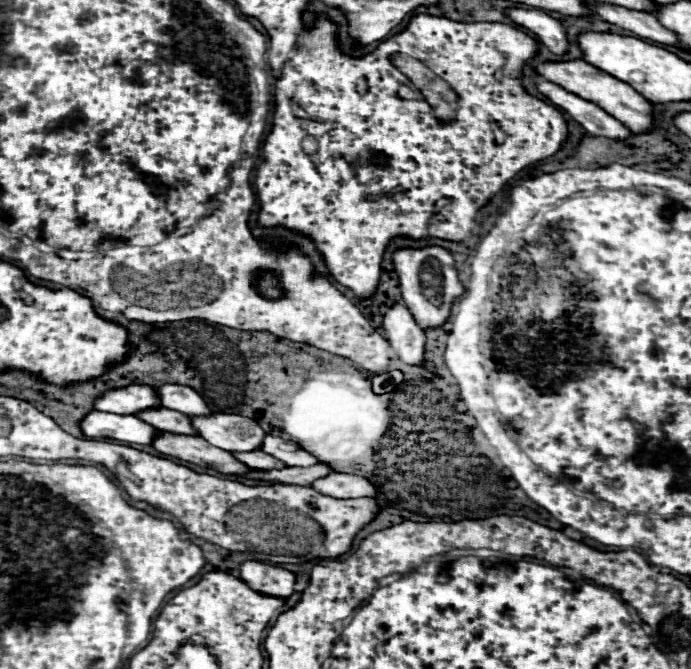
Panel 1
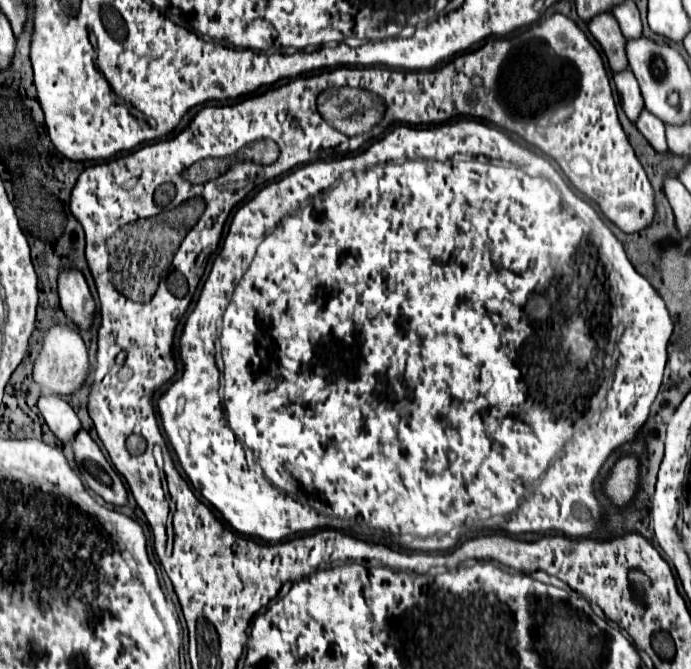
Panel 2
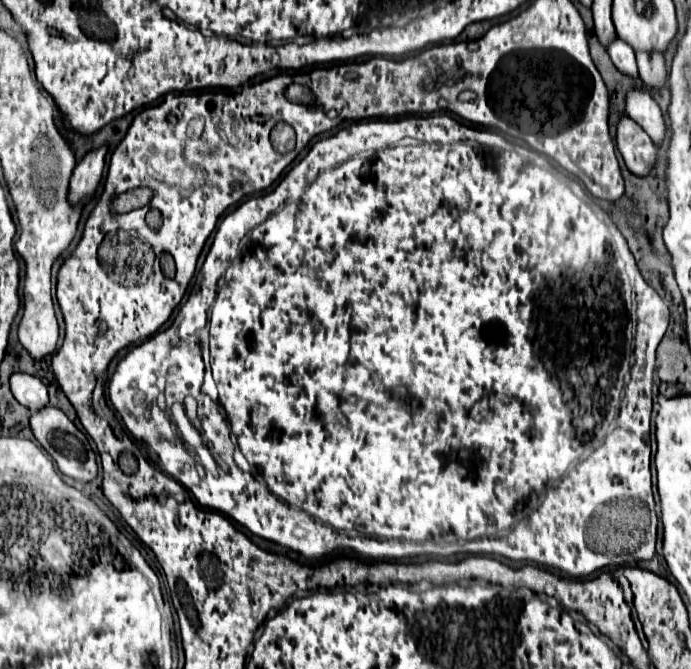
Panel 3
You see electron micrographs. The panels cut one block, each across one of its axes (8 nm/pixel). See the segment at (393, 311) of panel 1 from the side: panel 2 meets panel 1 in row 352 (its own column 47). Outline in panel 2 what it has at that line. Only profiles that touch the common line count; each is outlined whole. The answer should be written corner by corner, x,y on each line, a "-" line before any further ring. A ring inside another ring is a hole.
42,396
38,400
38,408
54,432
54,436
62,442
72,442
76,434
82,430
82,422
72,410
72,406
60,396

